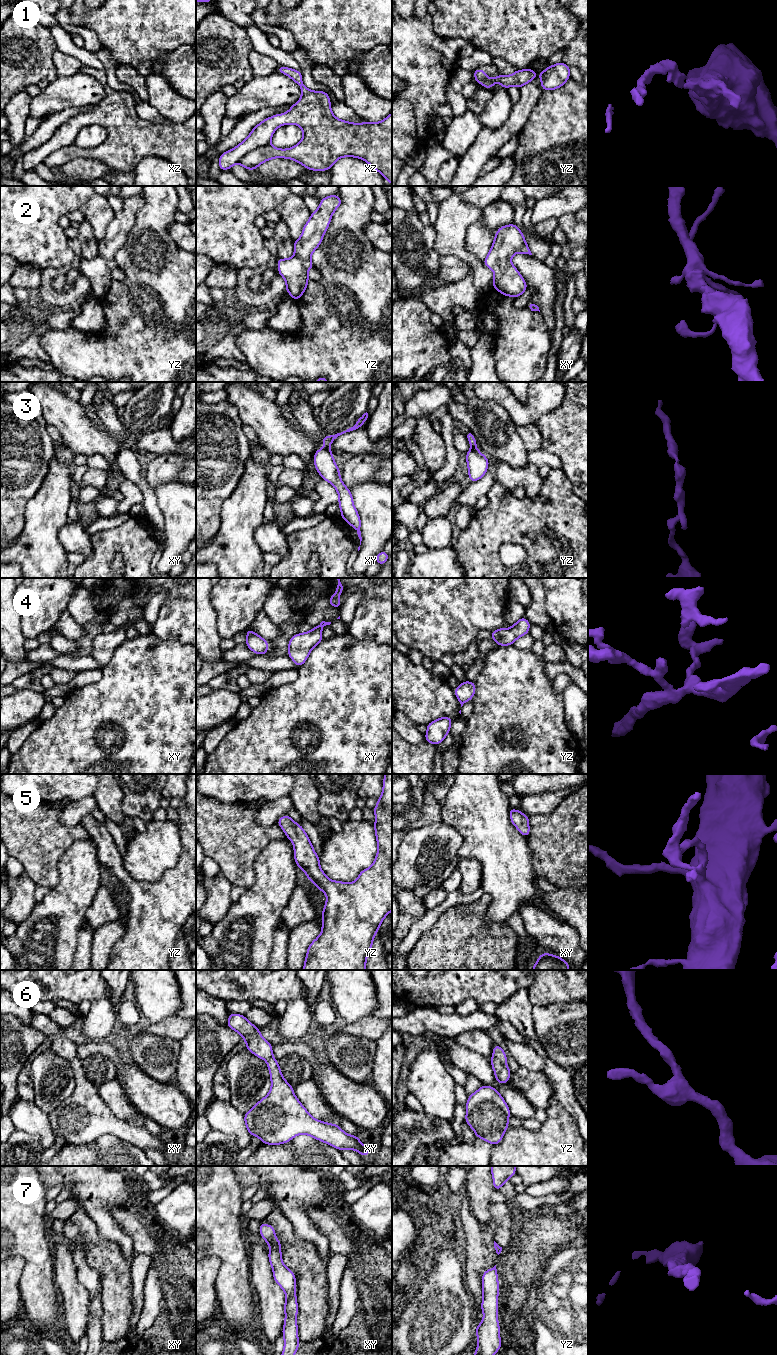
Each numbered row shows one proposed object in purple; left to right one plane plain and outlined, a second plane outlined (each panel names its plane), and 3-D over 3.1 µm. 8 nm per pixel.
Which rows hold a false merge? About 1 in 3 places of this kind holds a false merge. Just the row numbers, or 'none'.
3

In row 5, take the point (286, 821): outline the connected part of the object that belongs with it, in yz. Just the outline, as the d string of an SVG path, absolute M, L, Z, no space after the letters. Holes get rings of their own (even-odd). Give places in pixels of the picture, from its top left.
M392 774L384 775L382 794L373 810L376 817L373 824L378 851L373 865L362 870L357 880L351 883L333 881L326 877L319 864L320 857L315 853L308 835L300 824L294 822L289 815L277 820L286 837L293 843L294 860L298 868L303 870L308 880L314 883L318 890L323 891L327 897L322 911L322 931L308 947L303 970L366 970L366 960L373 946L373 938L377 935L383 919L392 910Z

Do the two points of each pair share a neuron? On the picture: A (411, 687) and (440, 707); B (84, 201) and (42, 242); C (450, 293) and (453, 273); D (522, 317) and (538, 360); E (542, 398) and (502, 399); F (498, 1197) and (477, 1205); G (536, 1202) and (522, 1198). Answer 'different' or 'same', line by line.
A: same
B: same
C: different
D: same
E: same
F: different
G: same

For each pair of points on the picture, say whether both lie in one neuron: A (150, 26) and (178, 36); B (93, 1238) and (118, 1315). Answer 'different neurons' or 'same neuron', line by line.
A: same neuron
B: same neuron

